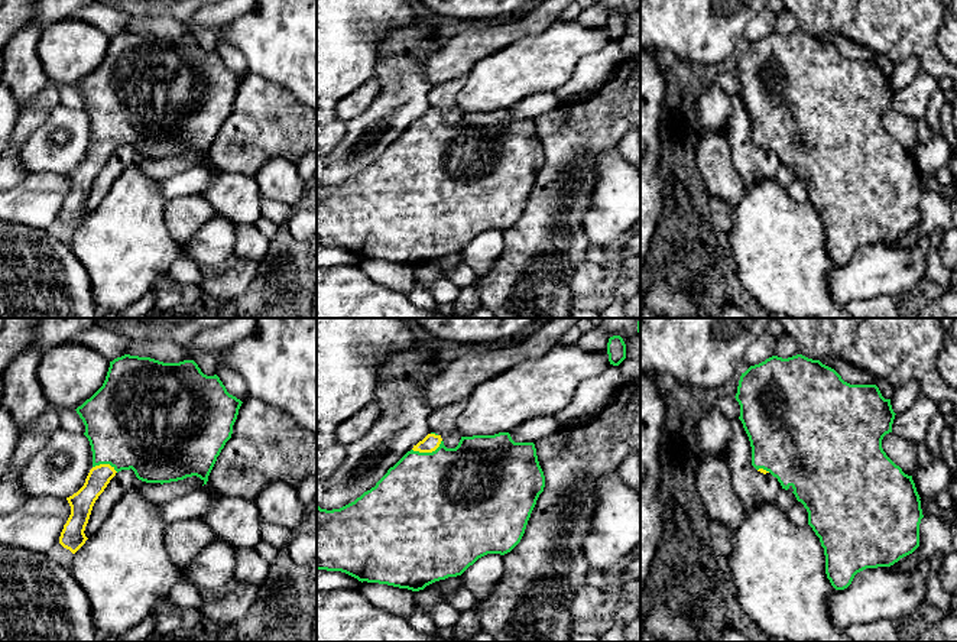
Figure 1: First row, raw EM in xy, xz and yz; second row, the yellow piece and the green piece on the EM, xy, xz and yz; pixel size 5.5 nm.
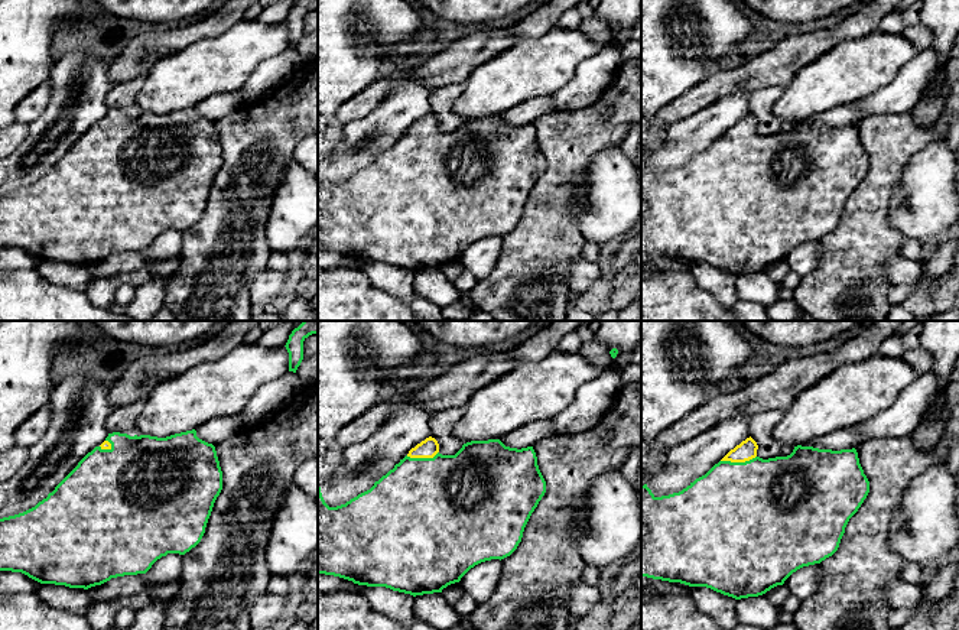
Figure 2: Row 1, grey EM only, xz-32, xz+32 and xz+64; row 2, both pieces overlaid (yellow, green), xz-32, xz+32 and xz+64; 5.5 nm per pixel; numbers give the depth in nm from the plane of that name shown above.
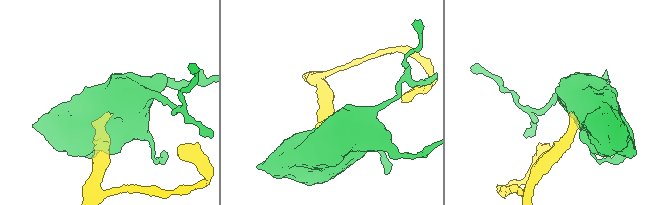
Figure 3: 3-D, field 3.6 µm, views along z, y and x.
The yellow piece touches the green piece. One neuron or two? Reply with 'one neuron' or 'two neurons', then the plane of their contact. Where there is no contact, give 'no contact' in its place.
one neuron; meets yellow in xz

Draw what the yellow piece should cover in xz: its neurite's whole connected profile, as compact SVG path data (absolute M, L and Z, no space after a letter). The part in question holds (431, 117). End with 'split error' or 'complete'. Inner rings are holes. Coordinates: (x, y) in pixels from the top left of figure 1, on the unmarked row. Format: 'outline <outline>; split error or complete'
outline M431 108L354 178L332 187L317 179L317 246L341 247L361 259L424 266L435 257L461 252L487 230L510 228L520 218L544 163L545 152L533 119L515 119L509 108L499 108L461 113L455 124L447 124L441 111Z; split error

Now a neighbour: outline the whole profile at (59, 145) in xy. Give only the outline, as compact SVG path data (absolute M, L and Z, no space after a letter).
M56 104L19 152L27 172L69 174L85 159L93 145L93 127L82 108Z

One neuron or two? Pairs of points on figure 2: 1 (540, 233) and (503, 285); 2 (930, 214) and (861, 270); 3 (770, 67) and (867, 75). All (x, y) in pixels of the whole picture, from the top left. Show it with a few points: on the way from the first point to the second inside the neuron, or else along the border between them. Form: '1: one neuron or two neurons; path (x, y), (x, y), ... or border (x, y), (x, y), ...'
1: one neuron; path (540, 246), (516, 272)
2: two neurons; border (888, 205), (888, 221), (904, 237)
3: two neurons; border (828, 49), (806, 64), (784, 87)

